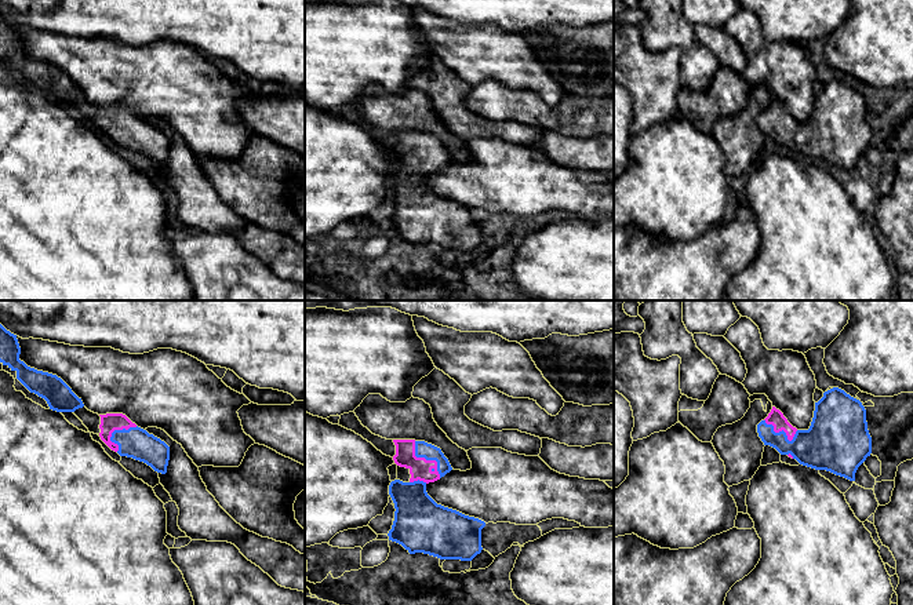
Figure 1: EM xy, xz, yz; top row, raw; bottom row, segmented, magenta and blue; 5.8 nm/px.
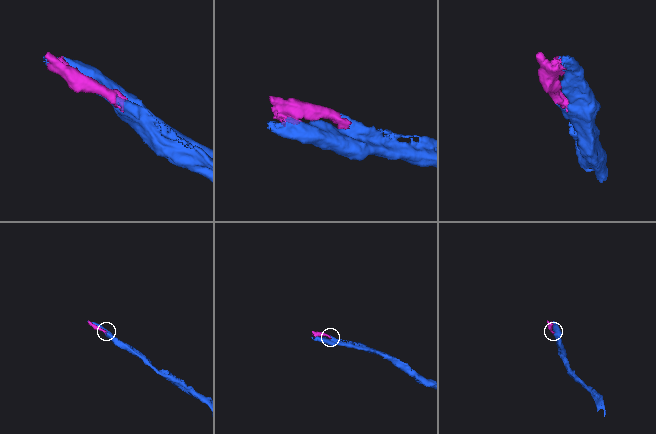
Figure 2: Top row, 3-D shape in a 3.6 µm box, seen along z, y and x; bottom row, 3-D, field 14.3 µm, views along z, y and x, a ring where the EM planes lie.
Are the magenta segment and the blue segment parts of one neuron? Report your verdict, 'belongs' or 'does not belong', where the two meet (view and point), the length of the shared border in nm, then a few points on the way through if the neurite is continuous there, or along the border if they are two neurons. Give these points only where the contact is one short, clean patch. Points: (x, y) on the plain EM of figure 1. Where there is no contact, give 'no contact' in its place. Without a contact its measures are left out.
belongs; contact xz (425, 150); length 260 nm

